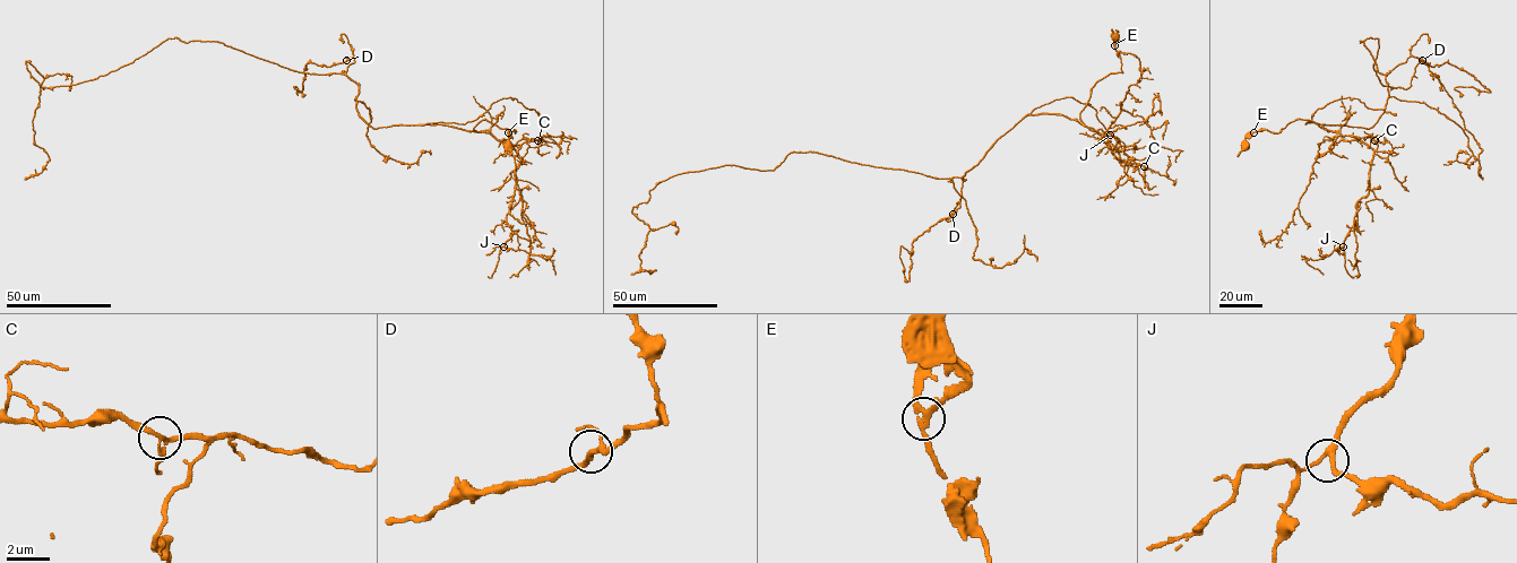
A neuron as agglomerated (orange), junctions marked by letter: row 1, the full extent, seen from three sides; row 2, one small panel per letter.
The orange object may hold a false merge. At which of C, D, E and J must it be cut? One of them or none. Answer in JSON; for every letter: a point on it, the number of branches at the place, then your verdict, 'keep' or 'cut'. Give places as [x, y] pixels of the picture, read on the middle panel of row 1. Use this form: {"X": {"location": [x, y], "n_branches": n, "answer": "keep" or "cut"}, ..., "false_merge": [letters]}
{"C": {"location": [1144, 166], "n_branches": 3, "answer": "keep"}, "D": {"location": [953, 214], "n_branches": 3, "answer": "keep"}, "E": {"location": [1114, 45], "n_branches": 3, "answer": "keep"}, "J": {"location": [1110, 135], "n_branches": 3, "answer": "keep"}, "false_merge": []}

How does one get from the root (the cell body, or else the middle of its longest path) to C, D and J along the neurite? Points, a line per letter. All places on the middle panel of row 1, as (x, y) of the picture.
C: (1114, 36), (1121, 72), (1110, 74), (1095, 84), (1079, 118), (1105, 136), (1111, 152), (1121, 162), (1144, 166)
D: (1114, 36), (1121, 72), (1092, 88), (1082, 123), (1024, 117), (964, 181), (951, 179), (960, 197), (953, 214)
J: (1114, 36), (1121, 72), (1095, 84), (1079, 118), (1105, 136), (1125, 165), (1112, 149), (1118, 138), (1110, 135)

